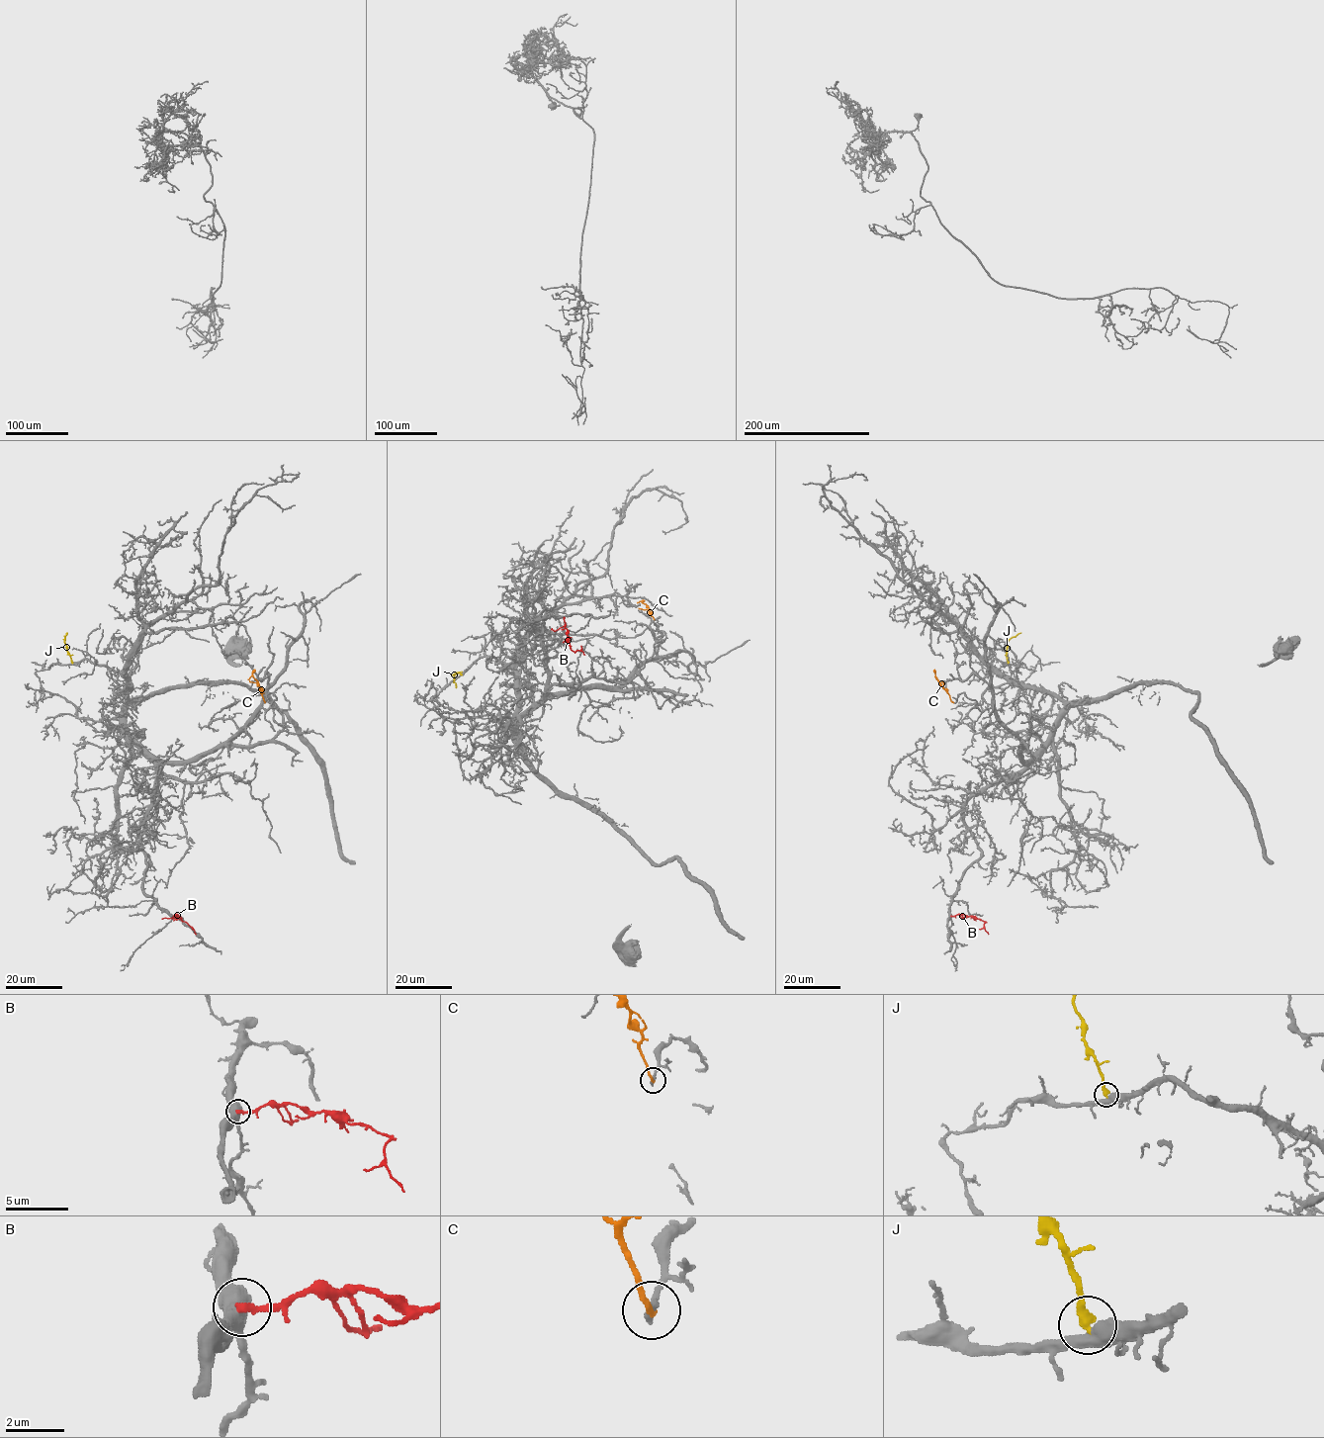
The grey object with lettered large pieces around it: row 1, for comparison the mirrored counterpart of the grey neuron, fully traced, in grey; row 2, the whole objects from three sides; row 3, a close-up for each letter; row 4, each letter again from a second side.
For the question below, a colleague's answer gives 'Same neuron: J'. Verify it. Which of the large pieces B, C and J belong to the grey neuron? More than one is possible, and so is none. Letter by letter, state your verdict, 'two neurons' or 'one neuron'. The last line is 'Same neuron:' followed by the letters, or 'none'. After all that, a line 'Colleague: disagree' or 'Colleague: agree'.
B: two neurons
C: two neurons
J: one neuron
Same neuron: J
Colleague: agree

